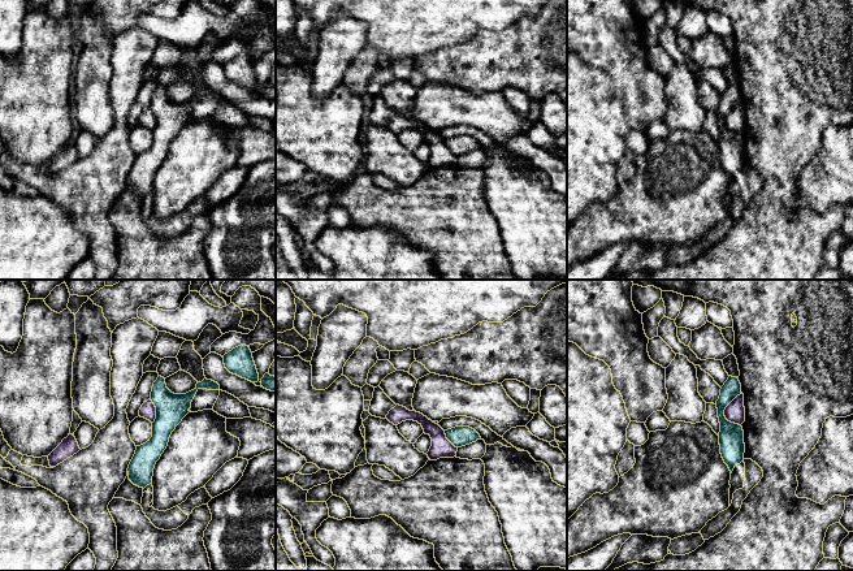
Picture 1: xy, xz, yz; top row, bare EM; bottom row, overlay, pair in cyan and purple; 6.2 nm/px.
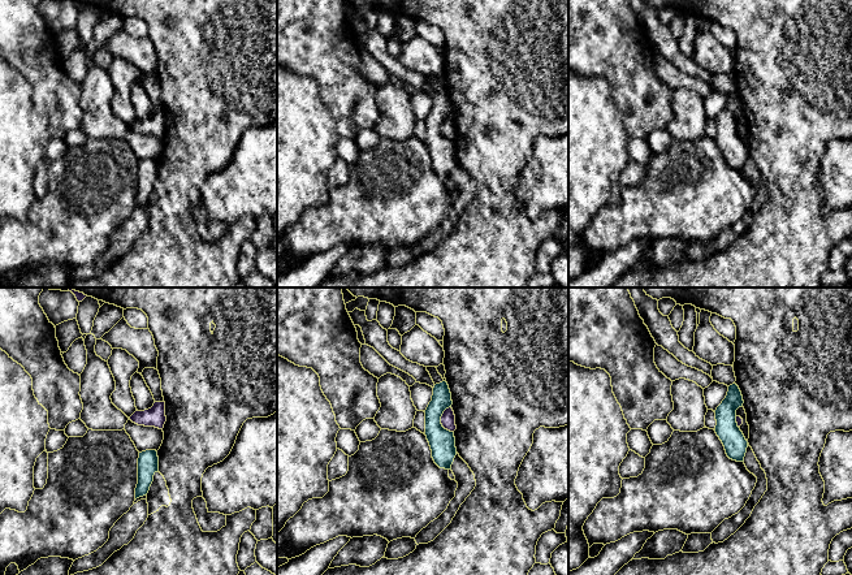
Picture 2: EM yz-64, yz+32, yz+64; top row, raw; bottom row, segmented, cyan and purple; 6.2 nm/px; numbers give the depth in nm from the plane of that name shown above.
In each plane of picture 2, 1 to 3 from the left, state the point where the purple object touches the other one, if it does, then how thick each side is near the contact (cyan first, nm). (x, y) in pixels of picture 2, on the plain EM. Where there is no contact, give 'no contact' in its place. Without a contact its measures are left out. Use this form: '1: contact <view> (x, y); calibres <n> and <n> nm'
1: no contact
2: contact yz+32 (440, 129); calibres 160 and 90 nm
3: contact yz+64 (735, 130); calibres 140 and 50 nm

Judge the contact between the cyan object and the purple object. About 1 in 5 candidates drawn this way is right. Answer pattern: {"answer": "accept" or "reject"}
{"answer": "reject"}

